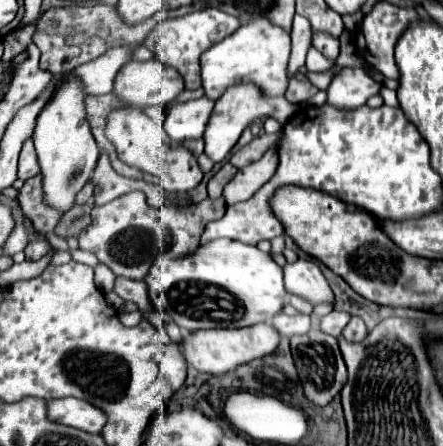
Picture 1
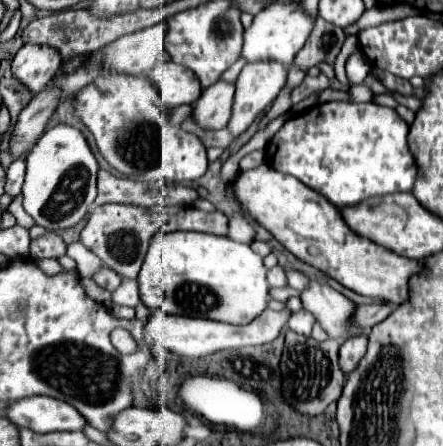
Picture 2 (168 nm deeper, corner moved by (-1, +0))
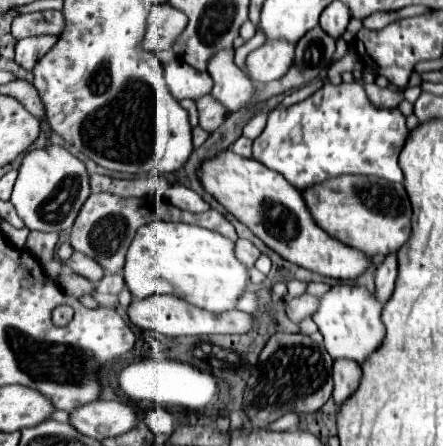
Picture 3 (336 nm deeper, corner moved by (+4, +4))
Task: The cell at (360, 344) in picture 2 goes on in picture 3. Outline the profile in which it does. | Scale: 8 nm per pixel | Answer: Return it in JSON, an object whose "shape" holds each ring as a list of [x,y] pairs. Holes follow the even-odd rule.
{"shape":[[[336,359],[334,361],[334,401],[336,405],[346,399],[346,395],[350,395],[354,391],[354,387],[358,387],[358,379],[362,377],[360,365],[352,359]]]}

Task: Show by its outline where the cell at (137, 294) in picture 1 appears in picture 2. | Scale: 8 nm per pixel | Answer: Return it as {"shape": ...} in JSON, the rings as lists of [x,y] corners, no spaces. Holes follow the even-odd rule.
{"shape":[[[99,267],[99,269],[93,273],[91,279],[93,279],[99,287],[103,287],[103,289],[107,289],[107,291],[113,291],[113,289],[121,283],[121,277],[119,277],[115,271],[107,269],[107,267]]]}

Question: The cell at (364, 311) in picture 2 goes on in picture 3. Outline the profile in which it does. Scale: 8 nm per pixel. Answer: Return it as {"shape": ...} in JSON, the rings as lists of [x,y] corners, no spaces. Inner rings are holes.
{"shape":[[[388,255],[376,269],[376,293],[374,293],[374,297],[378,299],[378,303],[384,305],[392,297],[396,273],[398,273],[396,255]]]}

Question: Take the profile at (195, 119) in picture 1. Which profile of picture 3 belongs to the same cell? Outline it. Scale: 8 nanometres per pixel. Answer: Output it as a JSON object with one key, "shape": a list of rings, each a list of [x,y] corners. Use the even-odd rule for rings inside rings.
{"shape":[[[222,51],[222,55],[210,59],[208,73],[214,81],[210,97],[220,101],[228,113],[248,107],[254,99],[256,89],[244,71],[234,65],[234,51]]]}

